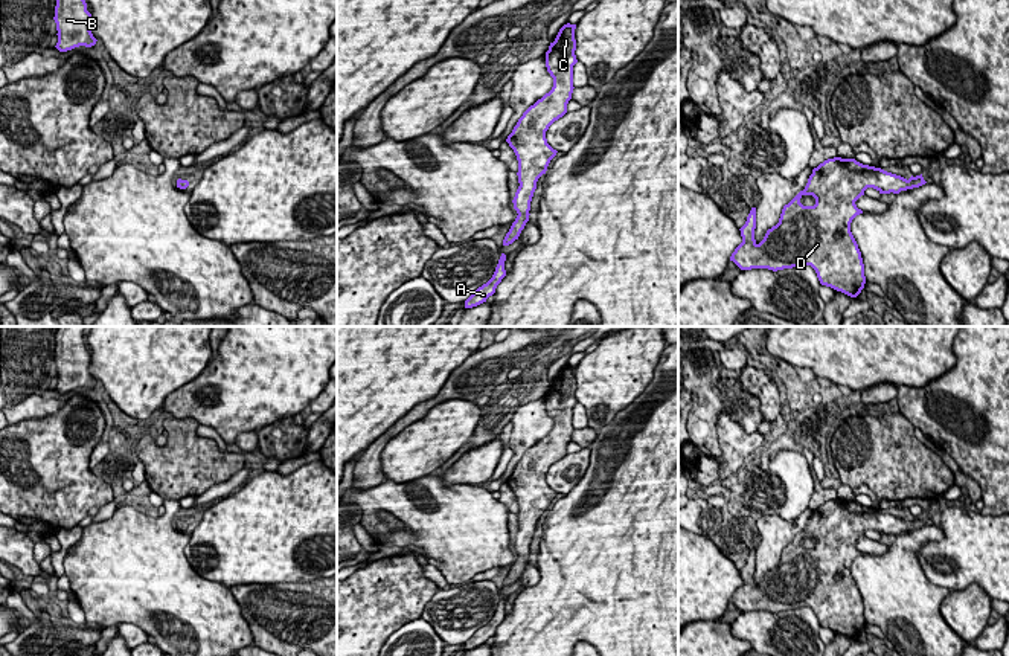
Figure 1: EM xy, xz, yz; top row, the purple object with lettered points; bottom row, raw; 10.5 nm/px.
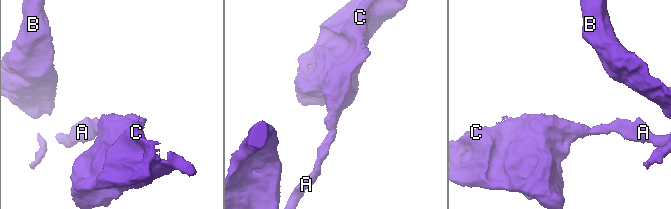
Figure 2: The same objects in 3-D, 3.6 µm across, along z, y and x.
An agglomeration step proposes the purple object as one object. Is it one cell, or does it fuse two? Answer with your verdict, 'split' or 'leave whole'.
leave whole

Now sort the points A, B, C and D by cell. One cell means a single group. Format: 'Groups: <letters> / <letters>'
Groups: A B C D

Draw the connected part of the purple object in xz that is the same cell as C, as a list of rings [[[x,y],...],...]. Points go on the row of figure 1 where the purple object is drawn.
[[[564,24],[546,52],[546,67],[553,78],[553,87],[518,119],[506,142],[518,160],[518,189],[512,200],[517,218],[503,240],[503,246],[518,240],[529,221],[529,211],[538,178],[546,174],[550,160],[556,156],[546,139],[549,127],[567,113],[573,93],[573,66],[578,63],[575,50],[576,24]]]

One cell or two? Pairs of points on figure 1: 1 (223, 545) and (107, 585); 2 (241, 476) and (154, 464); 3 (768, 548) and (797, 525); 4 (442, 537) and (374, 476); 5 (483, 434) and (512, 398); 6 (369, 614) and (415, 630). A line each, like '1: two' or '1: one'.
1: two
2: two
3: one
4: two
5: one
6: two

